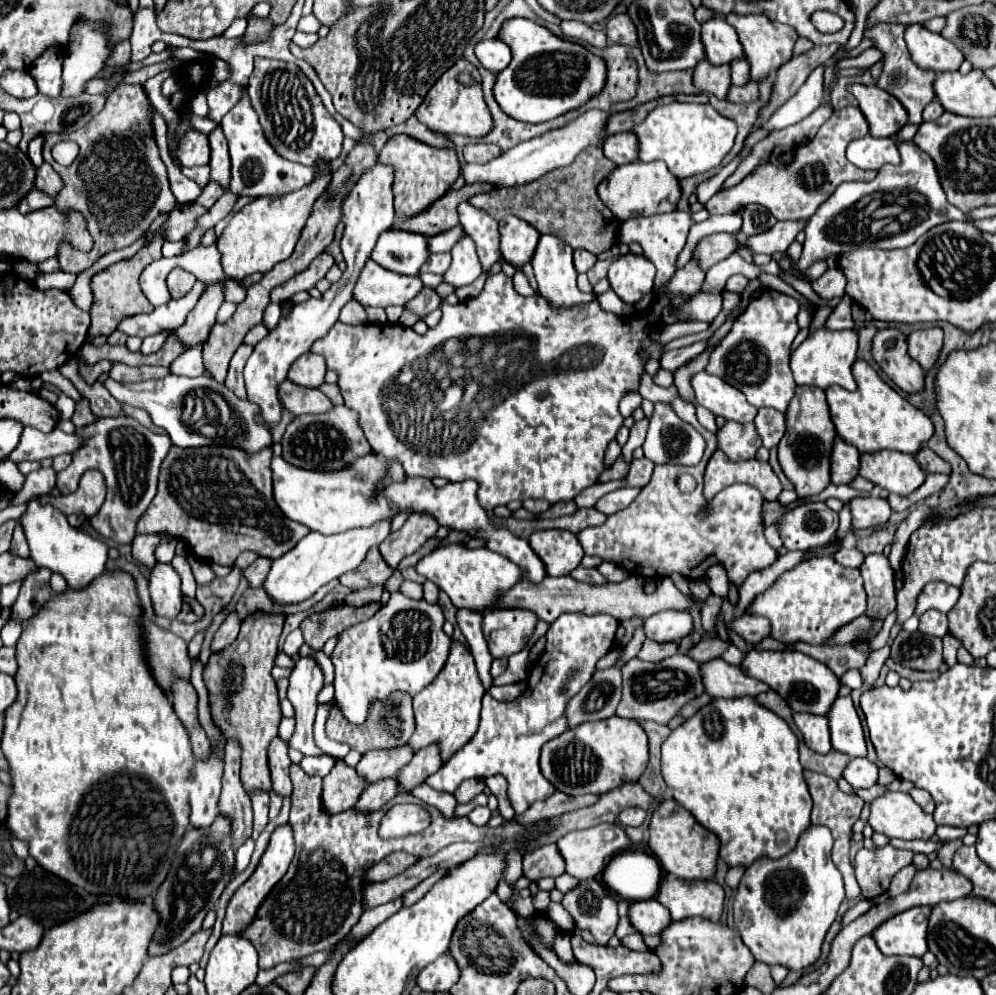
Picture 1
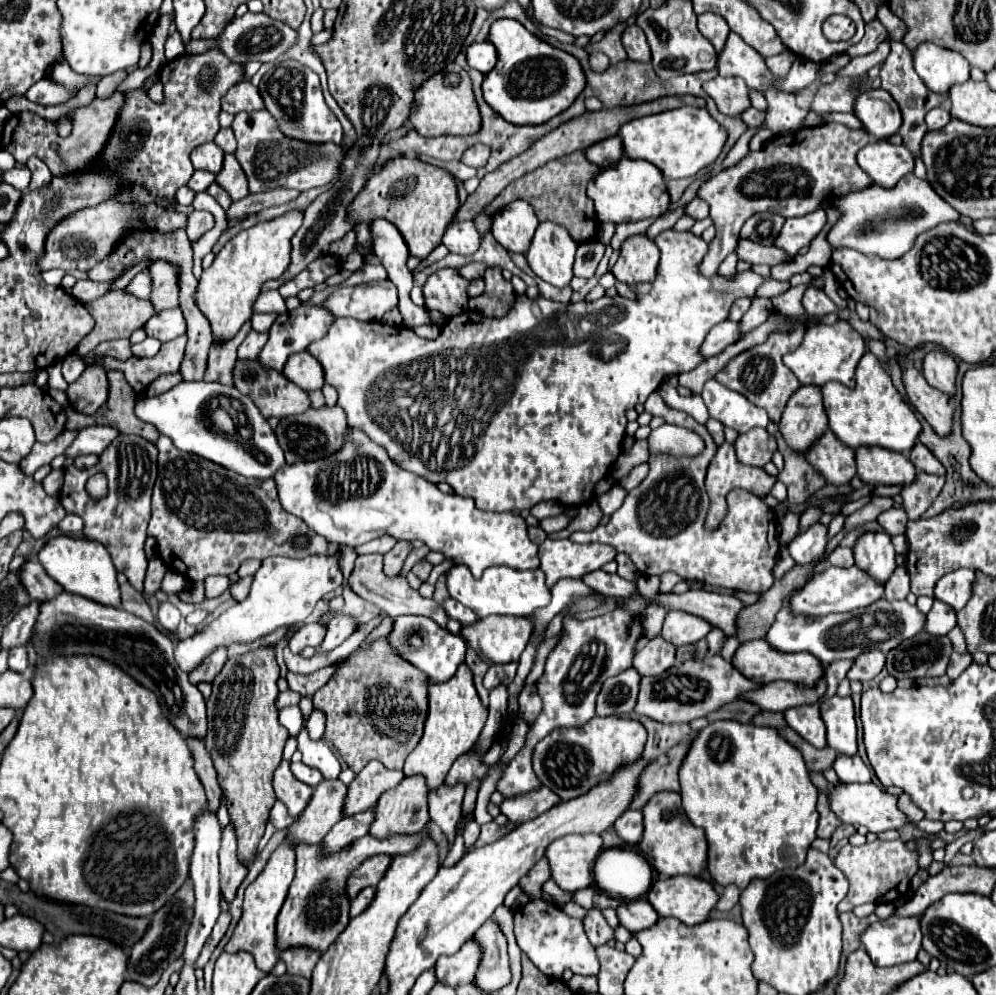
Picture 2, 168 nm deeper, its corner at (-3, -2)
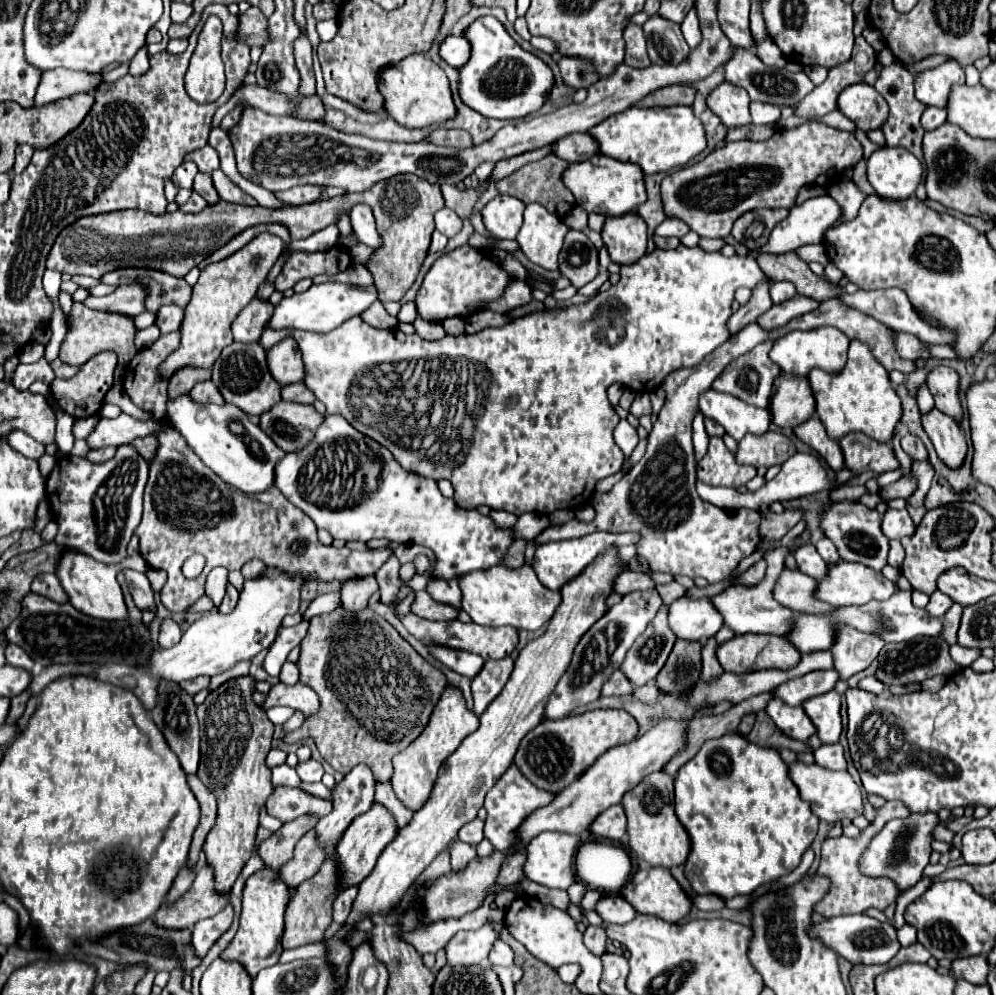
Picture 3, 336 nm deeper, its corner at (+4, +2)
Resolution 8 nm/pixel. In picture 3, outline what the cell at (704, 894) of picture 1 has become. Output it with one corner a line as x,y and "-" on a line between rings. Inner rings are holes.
667,868
639,870
621,890
621,896
639,912
655,914
667,922
683,920
693,900

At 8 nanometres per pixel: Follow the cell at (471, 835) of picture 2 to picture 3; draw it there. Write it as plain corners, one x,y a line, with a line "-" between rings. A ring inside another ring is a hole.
455,838
455,840
447,846
447,850
449,850
449,854
451,854
451,868
453,868
453,870
463,870
463,868
477,856
475,848
473,848
471,844
461,842
459,838

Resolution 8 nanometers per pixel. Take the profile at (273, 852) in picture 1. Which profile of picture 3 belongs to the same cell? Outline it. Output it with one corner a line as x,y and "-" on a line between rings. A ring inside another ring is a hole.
261,868
251,874
243,888
243,912
241,922
235,938
231,944
221,952
223,960
235,960
245,966
245,970
255,976
265,966
273,966
281,954
281,934
283,934
283,914
287,908
287,888
281,882
275,882
277,870

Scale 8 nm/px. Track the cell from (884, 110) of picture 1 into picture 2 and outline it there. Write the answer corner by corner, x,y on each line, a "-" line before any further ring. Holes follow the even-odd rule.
868,88
862,94
858,94
852,112
864,124
866,132
880,140
886,140
888,136
896,134
902,124
898,104
882,88

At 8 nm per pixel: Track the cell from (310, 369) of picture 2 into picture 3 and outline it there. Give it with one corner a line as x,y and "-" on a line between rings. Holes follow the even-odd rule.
291,336
267,352
267,366
271,376
281,386
303,382
303,358
299,354
297,342

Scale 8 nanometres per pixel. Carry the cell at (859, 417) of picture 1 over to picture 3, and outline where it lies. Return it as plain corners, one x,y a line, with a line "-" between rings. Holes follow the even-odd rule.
851,342
849,360
841,374
827,374
815,368
809,374
809,382
817,400
817,416
833,440
839,440
849,432
863,432
865,436
887,444
893,440
903,406
889,382
887,370
873,358
867,344

